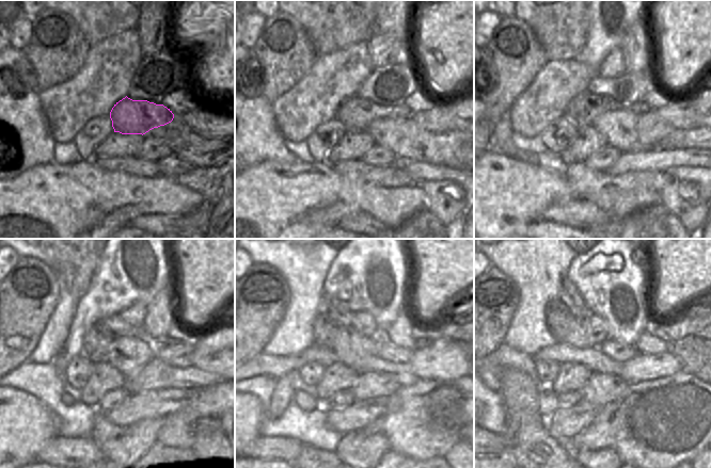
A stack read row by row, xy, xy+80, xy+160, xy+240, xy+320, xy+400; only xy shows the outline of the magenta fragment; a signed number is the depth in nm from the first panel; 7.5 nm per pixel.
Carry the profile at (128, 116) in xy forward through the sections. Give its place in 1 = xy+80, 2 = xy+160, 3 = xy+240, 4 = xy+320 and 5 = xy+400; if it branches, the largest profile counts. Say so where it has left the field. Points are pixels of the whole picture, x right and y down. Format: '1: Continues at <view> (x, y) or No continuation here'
1: Continues at xy+80 (356, 114)
2: Continues at xy+160 (582, 110)
3: Continues at xy+240 (96, 341)
4: Continues at xy+320 (325, 329)
5: Continues at xy+400 (557, 317)

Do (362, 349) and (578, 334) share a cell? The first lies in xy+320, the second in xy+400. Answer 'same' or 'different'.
same

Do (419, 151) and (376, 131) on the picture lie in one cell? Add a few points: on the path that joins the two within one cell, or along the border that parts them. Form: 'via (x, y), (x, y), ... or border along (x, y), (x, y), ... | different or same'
via (408, 141), (400, 135), (386, 133) | same

